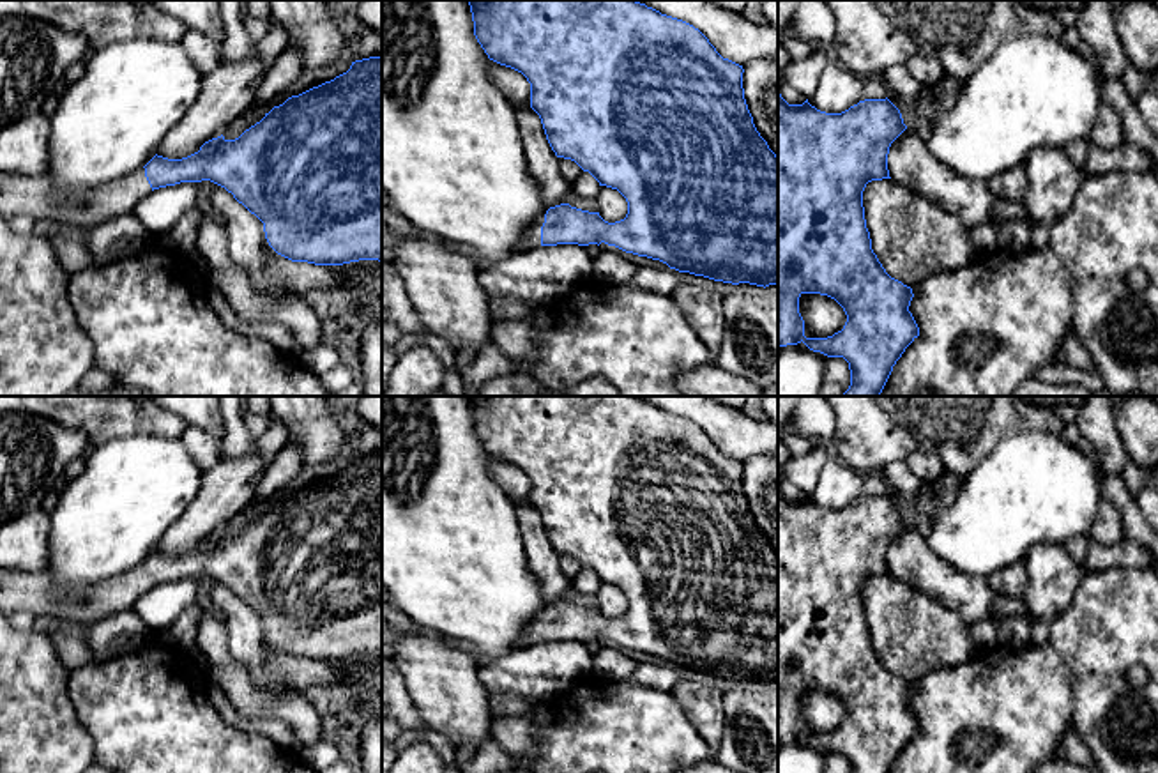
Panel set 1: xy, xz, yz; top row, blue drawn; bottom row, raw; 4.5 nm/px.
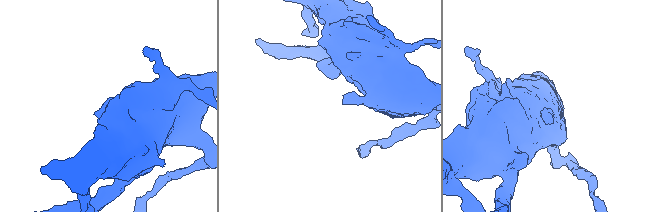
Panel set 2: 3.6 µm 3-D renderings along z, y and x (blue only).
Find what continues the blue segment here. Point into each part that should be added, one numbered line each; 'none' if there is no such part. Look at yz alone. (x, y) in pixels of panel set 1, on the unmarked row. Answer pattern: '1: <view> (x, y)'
none

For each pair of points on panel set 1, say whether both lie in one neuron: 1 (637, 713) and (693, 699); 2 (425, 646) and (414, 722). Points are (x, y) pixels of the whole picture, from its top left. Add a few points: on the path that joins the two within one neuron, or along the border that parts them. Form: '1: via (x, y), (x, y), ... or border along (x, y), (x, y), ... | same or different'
1: border along (670, 692), (692, 726), (704, 738) | different
2: border along (400, 671), (425, 729) | different

